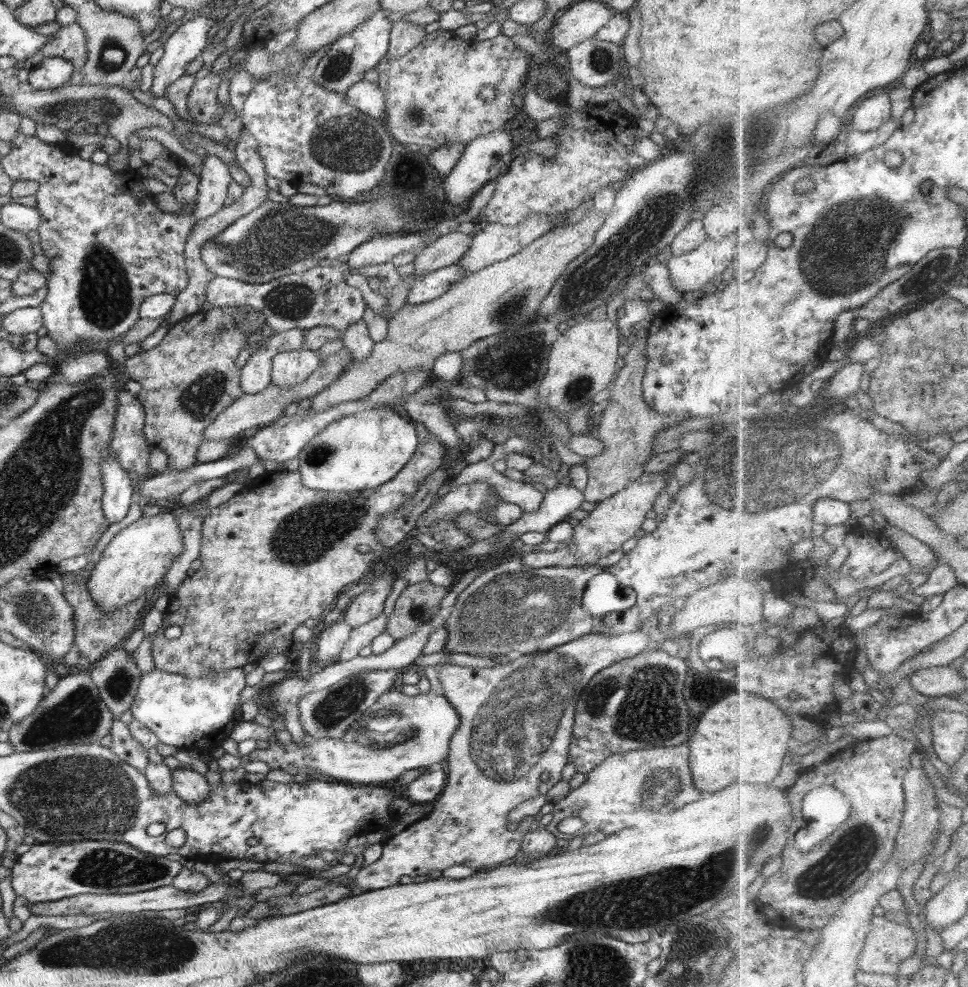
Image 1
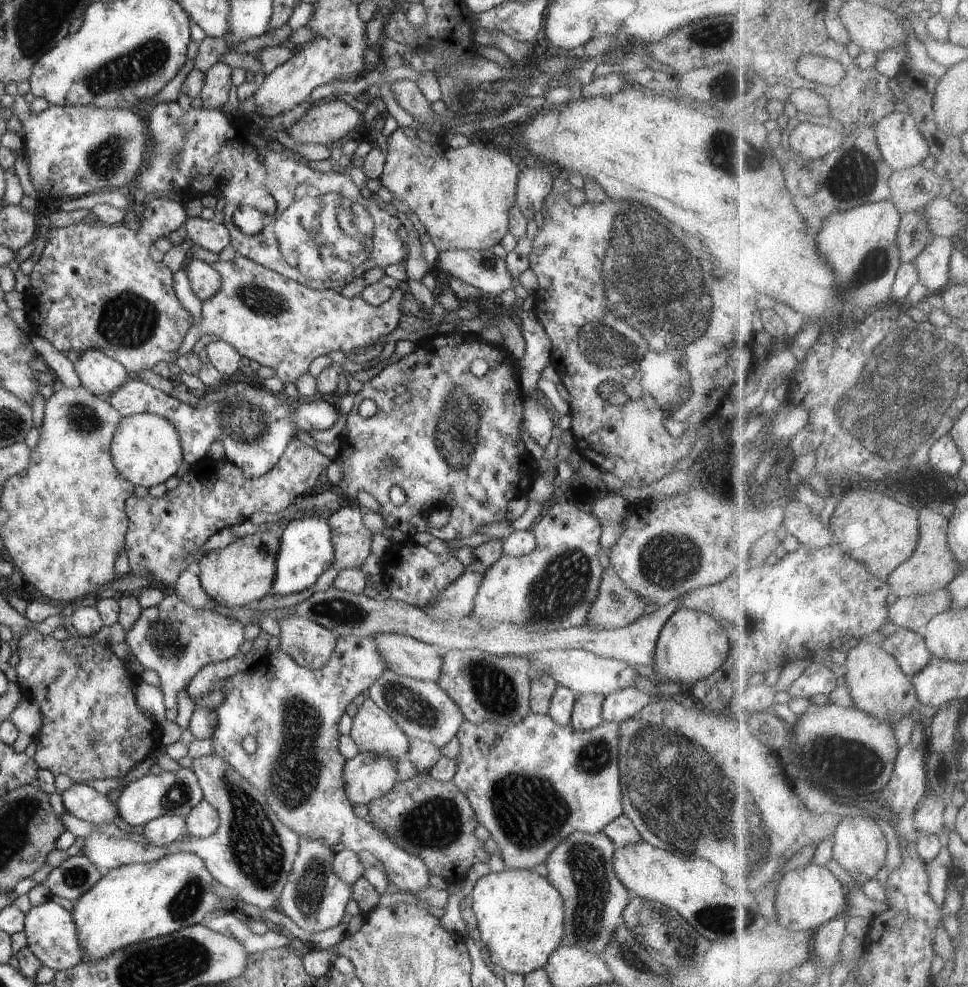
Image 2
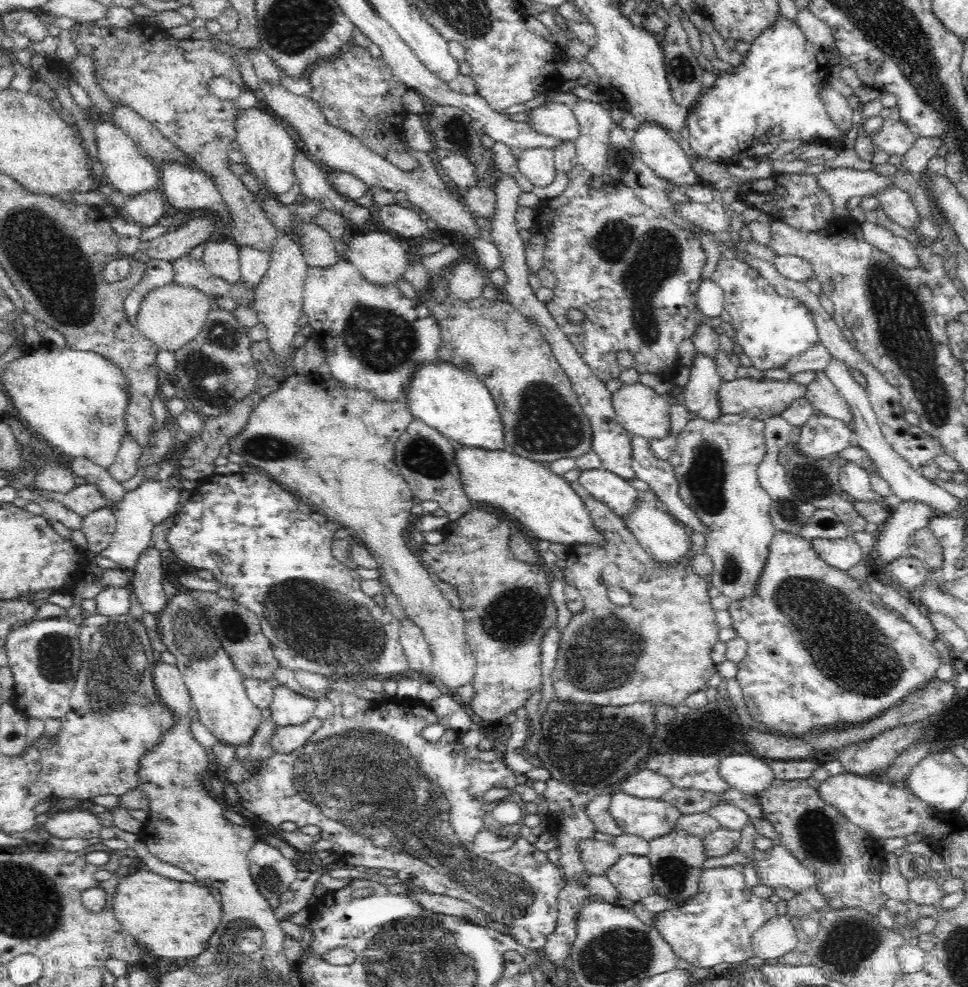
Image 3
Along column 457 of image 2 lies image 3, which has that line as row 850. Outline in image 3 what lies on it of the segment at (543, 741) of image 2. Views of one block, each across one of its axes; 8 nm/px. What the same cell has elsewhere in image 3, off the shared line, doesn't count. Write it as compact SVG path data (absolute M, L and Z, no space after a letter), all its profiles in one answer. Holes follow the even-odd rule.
M781 844L766 851L756 849L748 856L734 848L730 854L722 858L712 858L710 862L714 864L714 868L751 863L755 867L760 884L766 884L770 888L790 888L796 894L815 886L818 881L814 873L804 864L800 864Z

